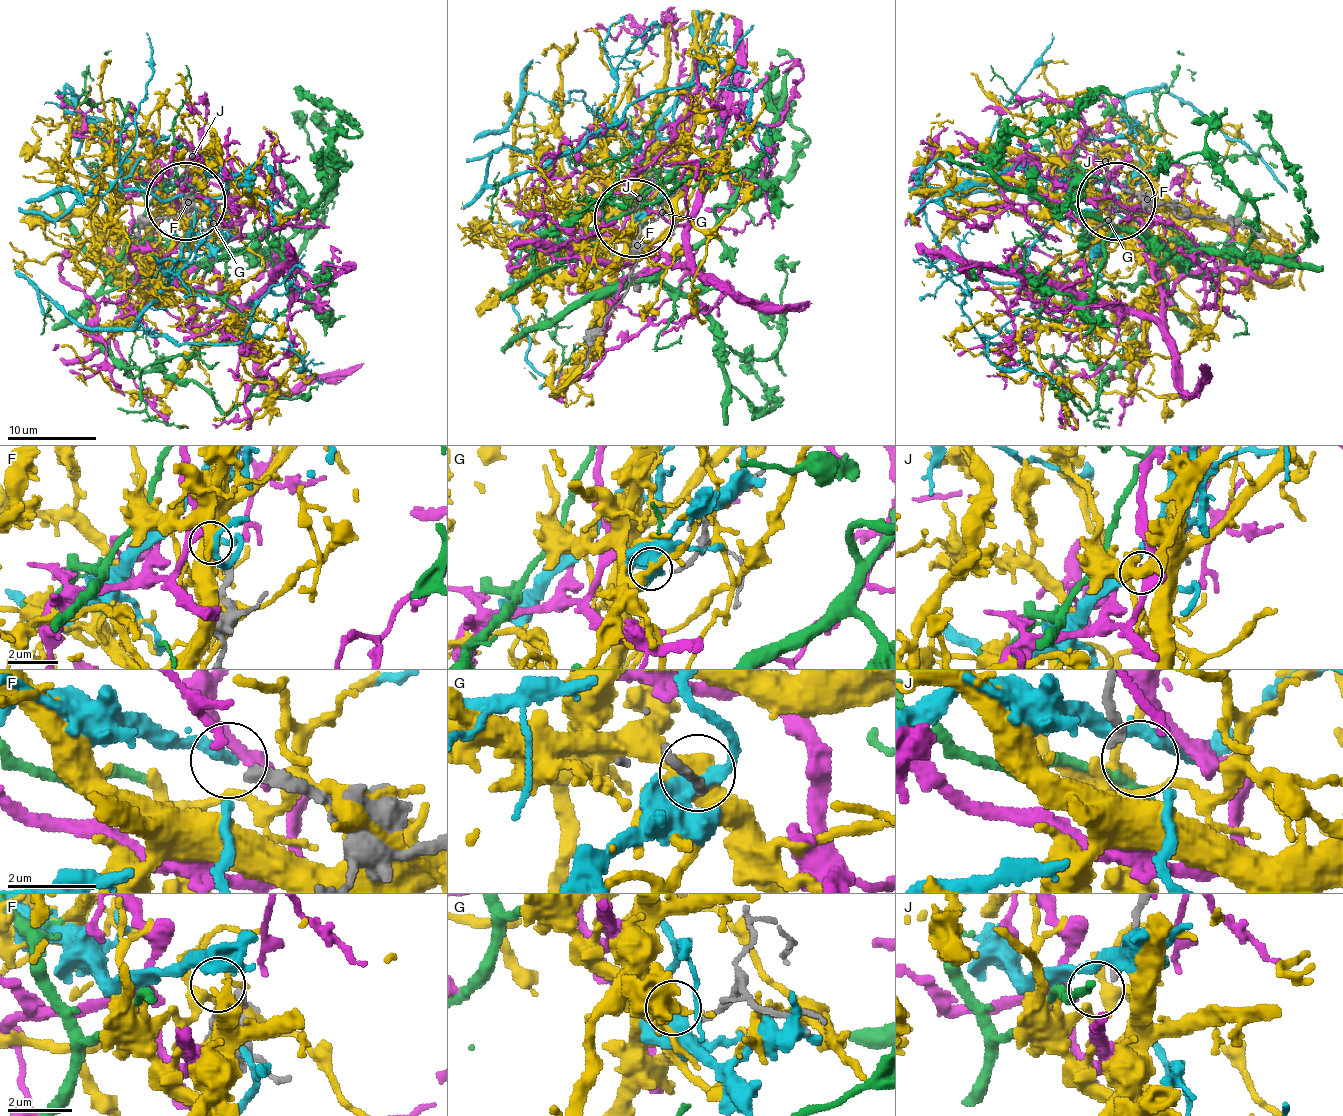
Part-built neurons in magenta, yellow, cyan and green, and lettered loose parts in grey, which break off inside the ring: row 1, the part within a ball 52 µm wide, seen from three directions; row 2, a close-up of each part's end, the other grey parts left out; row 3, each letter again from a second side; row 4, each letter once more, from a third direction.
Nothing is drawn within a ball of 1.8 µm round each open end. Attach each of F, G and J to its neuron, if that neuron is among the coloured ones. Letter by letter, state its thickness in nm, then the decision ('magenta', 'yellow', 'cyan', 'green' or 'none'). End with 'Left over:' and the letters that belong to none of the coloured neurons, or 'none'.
F: 320 nm thick; cyan
G: 170 nm thick; none
J: 240 nm thick; yellow
Left over: G

